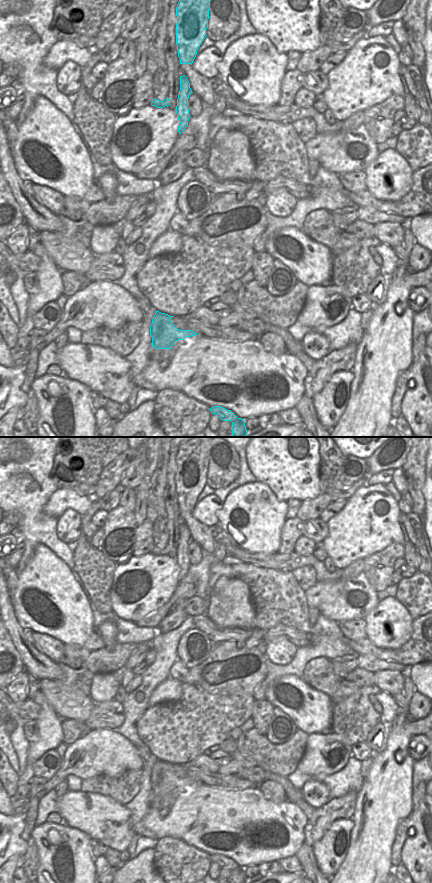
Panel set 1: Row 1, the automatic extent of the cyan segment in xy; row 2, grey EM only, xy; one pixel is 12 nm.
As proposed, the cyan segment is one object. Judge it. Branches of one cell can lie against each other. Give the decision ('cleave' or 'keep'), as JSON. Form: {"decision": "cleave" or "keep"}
{"decision": "cleave"}

